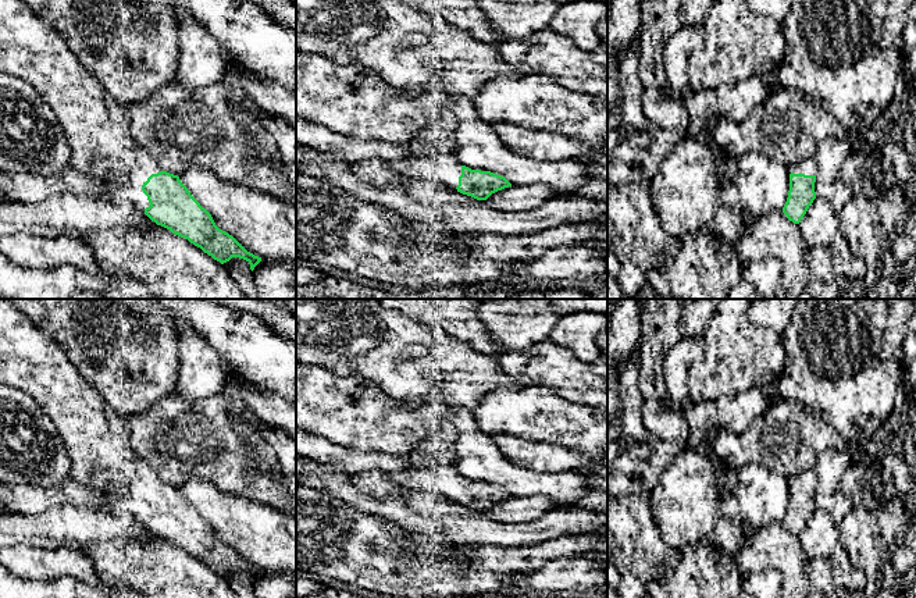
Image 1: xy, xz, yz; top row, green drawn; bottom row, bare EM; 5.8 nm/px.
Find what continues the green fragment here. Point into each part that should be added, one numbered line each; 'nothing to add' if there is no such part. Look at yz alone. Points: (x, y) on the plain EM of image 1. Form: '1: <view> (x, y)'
1: yz (806, 477)

